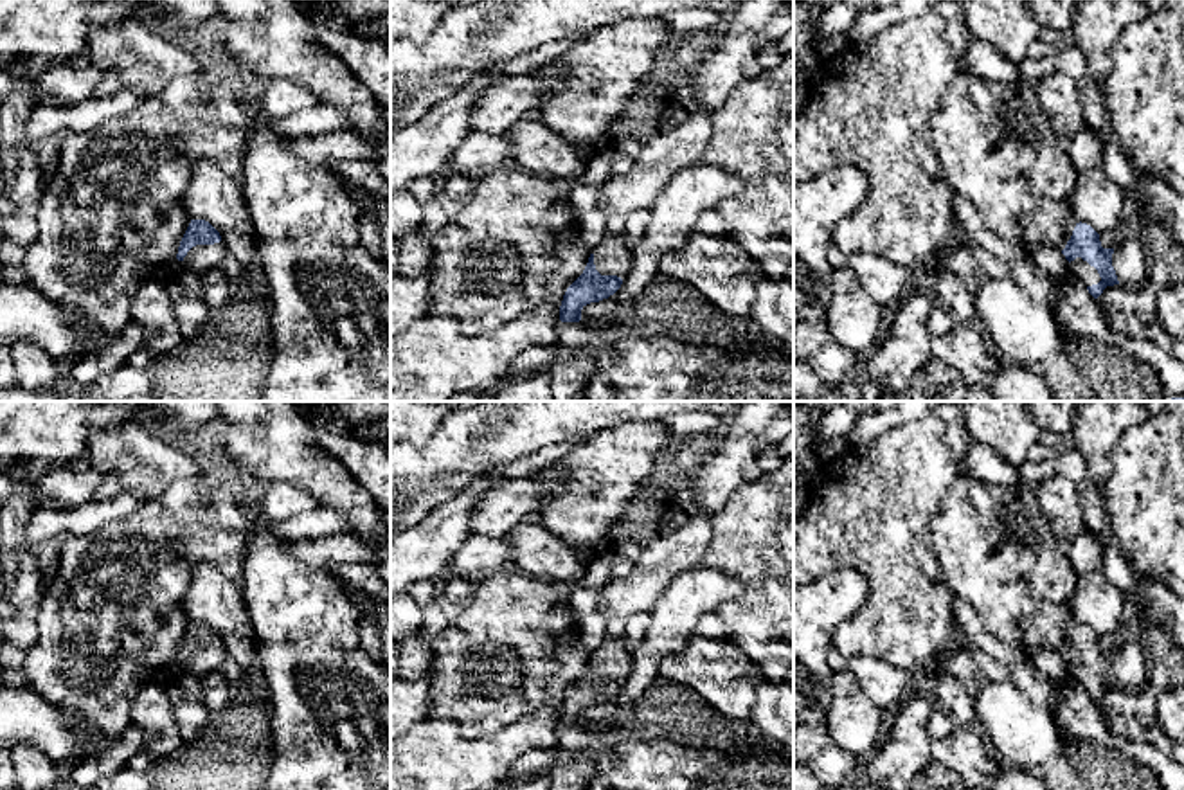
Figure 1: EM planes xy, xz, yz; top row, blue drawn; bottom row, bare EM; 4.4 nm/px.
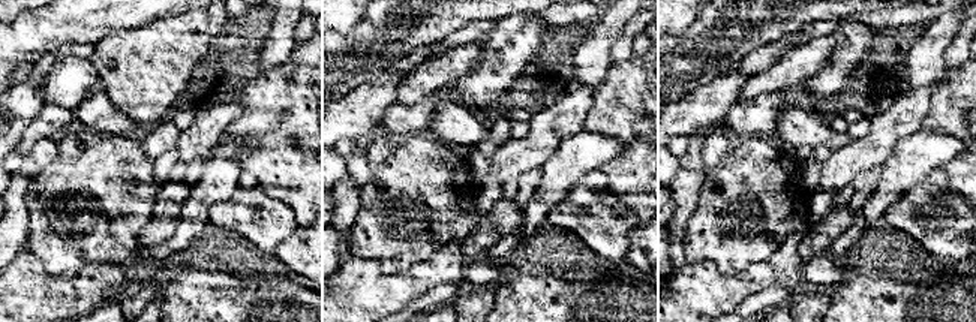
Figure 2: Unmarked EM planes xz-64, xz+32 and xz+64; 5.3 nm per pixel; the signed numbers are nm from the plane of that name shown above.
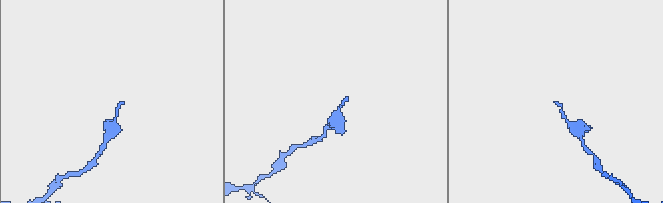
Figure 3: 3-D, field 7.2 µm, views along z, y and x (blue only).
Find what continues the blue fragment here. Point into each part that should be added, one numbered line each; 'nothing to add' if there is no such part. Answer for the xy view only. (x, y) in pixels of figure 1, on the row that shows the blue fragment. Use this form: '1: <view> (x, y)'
1: xy (200, 258)

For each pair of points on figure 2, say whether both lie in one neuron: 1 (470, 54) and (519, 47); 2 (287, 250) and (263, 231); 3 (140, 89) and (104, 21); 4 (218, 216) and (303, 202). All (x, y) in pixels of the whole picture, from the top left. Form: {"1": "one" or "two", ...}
{"1": "two", "2": "two", "3": "two", "4": "two"}

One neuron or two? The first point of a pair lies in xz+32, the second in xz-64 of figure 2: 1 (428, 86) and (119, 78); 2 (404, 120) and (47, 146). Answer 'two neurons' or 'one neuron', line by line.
1: two neurons
2: two neurons

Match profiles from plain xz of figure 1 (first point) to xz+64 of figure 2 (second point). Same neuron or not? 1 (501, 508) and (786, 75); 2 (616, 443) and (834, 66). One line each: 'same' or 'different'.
1: same
2: same

